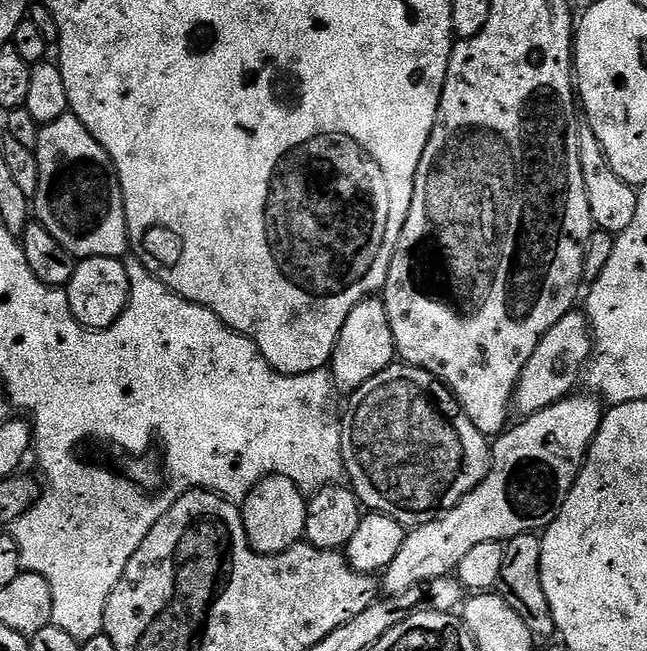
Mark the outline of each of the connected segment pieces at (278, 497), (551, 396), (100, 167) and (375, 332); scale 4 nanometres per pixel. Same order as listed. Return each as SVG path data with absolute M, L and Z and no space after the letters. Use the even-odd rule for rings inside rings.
M265 475L264 479L248 489L242 503L244 535L248 545L256 552L264 556L273 556L293 548L301 539L305 516L308 513L306 496L284 476Z
M580 310L567 312L548 333L538 342L534 354L530 354L530 362L520 372L520 377L516 383L516 393L512 395L512 403L515 411L520 411L521 417L527 418L533 416L535 412L546 410L550 405L563 400L565 396L573 391L576 383L581 383L582 373L586 365L592 358L592 325L585 313Z
M71 114L58 118L54 122L43 125L40 137L34 149L38 158L38 194L34 197L35 219L73 258L101 256L102 258L123 258L130 252L130 237L126 210L124 209L124 195L120 189L120 182L116 166L106 154L106 150L82 126L82 122Z
M369 298L350 310L332 351L330 371L332 382L337 389L351 394L360 388L374 374L386 370L397 359L394 334L390 330L390 318L386 314L383 299Z

